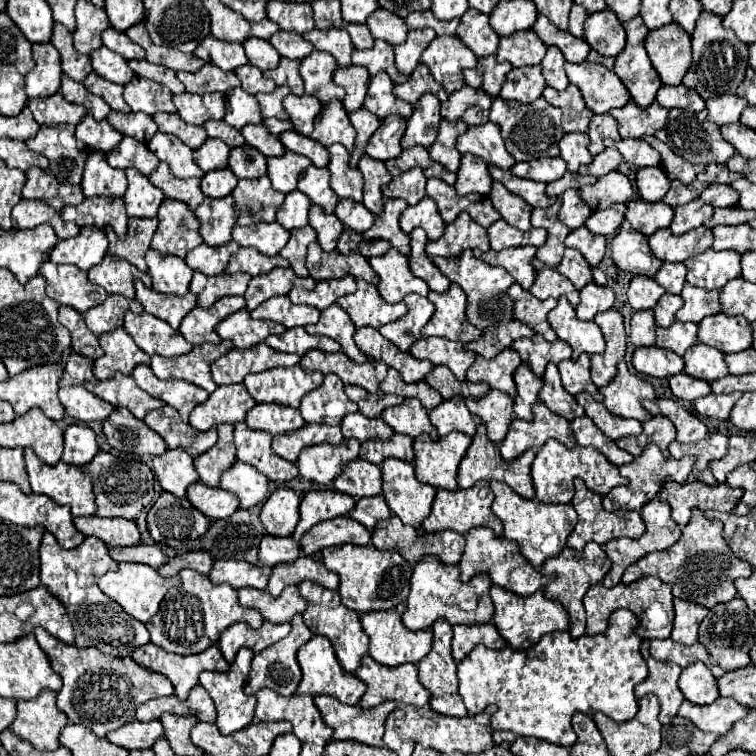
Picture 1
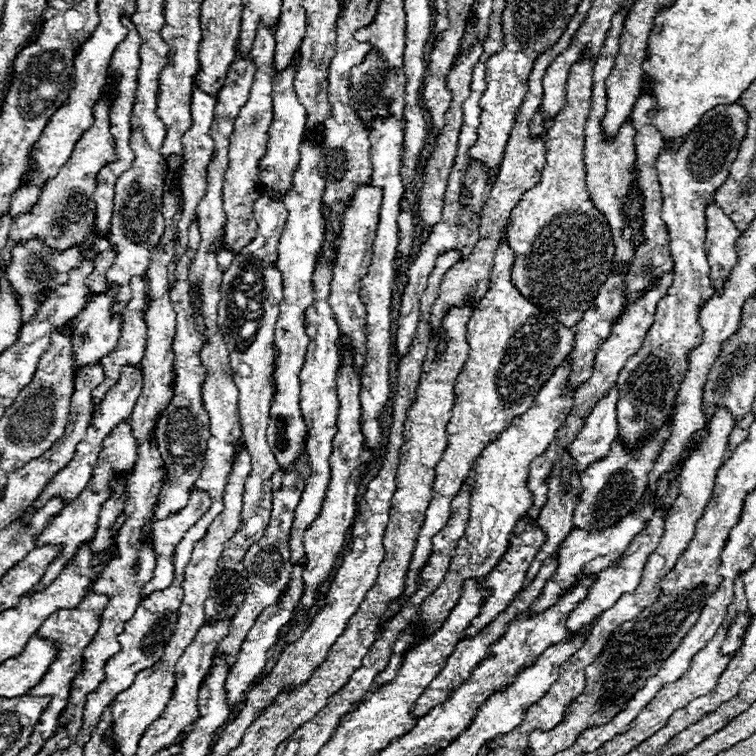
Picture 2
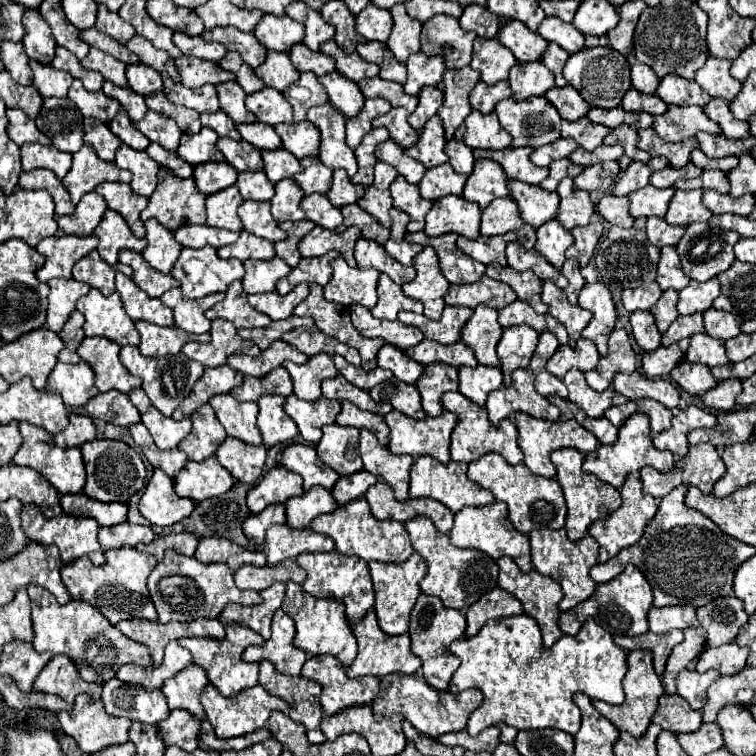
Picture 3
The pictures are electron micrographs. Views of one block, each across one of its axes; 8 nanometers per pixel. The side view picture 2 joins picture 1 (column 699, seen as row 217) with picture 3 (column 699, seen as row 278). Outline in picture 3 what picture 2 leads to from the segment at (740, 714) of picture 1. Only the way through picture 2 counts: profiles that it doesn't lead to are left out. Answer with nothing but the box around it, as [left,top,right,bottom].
[654,694,702,734]

